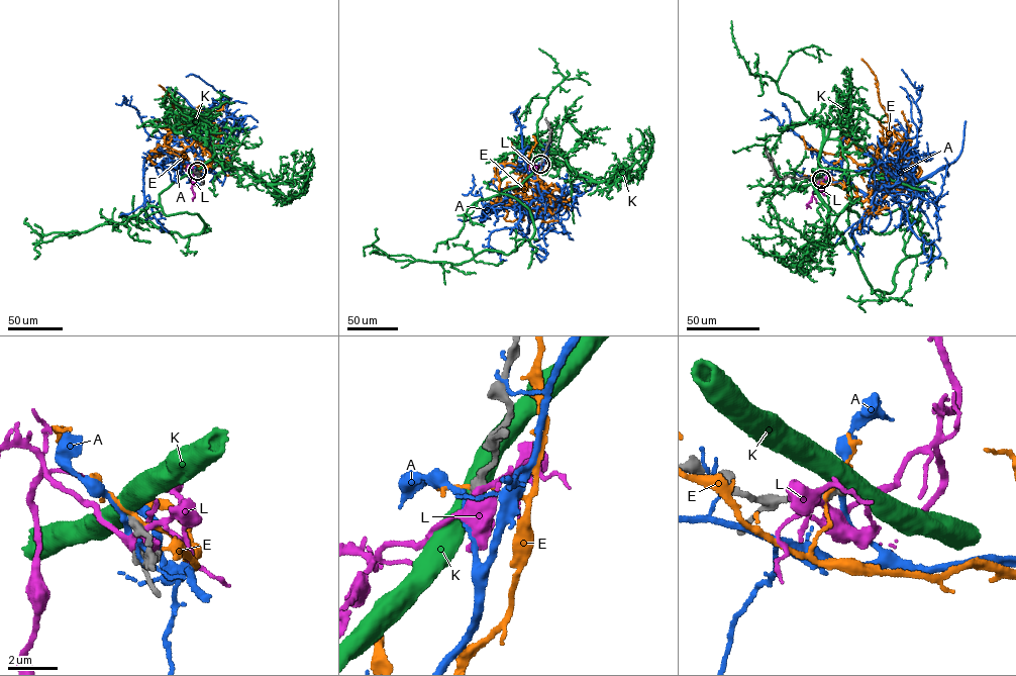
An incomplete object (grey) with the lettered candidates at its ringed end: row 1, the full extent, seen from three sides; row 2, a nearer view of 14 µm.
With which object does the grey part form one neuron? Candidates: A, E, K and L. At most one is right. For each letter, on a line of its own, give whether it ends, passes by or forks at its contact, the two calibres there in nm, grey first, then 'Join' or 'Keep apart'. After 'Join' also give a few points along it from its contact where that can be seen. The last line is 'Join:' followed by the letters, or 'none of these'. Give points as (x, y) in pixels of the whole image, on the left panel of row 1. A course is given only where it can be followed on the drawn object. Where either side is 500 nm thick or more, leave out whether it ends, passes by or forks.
A: It passes by. Thickness 380 nm (grey) against 240 nm. Keep apart
E: It passes by. Thickness 440 nm (grey) against 110 nm. Keep apart
K: Thickness 360 nm (grey) against 600 nm. Keep apart
L: It passes by. Thickness 440 nm (grey) against 320 nm. Keep apart
Join: none of these

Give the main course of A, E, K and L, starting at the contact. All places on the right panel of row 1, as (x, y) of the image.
A: (821, 179), (870, 194), (914, 183), (907, 189), (916, 192), (898, 165), (917, 130), (900, 86)
E: (821, 179), (864, 201), (892, 162), (922, 170), (861, 153), (847, 134), (833, 164)
K: (821, 179), (846, 190), (833, 226), (889, 293), (927, 249), (909, 211), (935, 183)
L: (820, 180), (827, 178), (822, 188), (813, 191), (806, 208)

